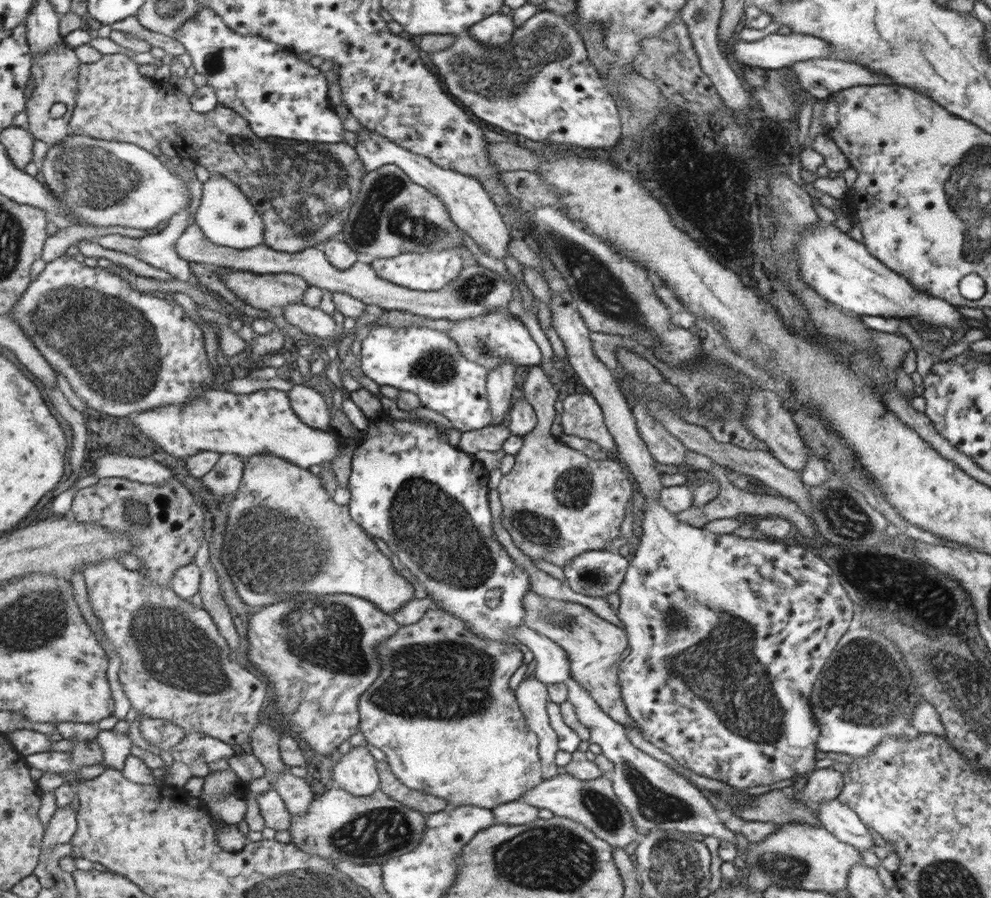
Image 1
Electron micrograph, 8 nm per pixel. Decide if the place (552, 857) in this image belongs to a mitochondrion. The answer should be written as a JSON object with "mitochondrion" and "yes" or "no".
{"mitochondrion":"yes"}

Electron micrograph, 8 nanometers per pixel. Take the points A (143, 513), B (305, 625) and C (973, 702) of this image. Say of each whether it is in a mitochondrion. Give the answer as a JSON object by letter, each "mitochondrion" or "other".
{"A":"mitochondrion","B":"mitochondrion","C":"mitochondrion"}

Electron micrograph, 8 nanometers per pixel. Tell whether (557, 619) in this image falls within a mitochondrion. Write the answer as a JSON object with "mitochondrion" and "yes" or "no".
{"mitochondrion":"yes"}

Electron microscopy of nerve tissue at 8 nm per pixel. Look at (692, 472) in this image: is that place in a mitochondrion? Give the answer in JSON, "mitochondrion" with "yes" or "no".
{"mitochondrion":"no"}

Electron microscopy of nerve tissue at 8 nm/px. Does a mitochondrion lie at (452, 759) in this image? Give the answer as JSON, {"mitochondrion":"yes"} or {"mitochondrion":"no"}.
{"mitochondrion":"no"}

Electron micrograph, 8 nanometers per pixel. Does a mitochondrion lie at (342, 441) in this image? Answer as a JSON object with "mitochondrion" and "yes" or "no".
{"mitochondrion":"no"}

